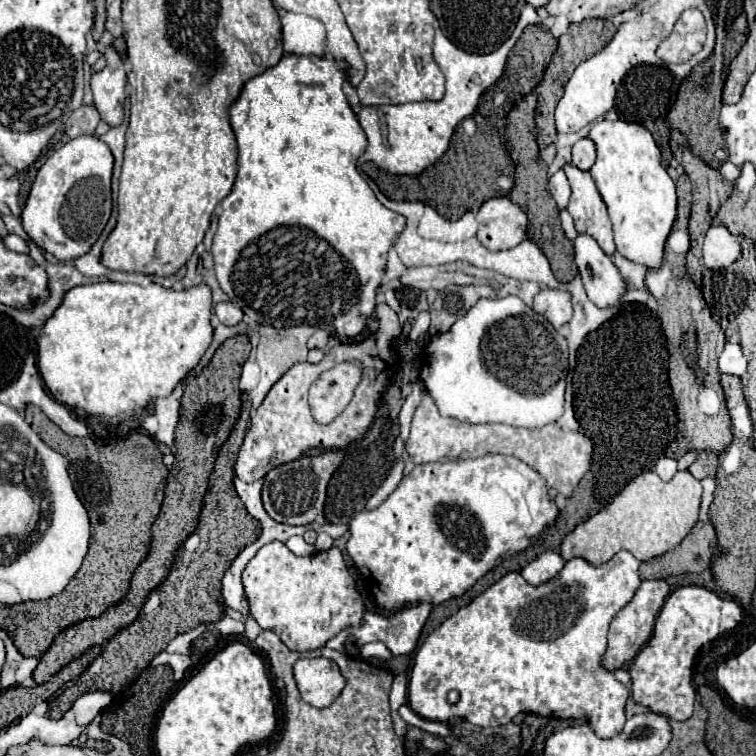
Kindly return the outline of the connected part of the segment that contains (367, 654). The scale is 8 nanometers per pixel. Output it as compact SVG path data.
M371 642L371 644L363 646L359 652L361 652L361 658L363 658L363 660L369 660L369 658L389 660L389 658L391 658L391 652L389 652L381 642Z

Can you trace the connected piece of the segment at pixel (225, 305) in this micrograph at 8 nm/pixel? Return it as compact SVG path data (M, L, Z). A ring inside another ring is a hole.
M219 302L215 304L215 314L221 324L225 326L235 326L243 320L243 310L231 302Z

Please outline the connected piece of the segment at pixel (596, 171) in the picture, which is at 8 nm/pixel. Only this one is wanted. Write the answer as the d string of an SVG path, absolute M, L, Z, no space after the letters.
M623 120L595 122L587 138L595 142L597 160L589 172L607 204L617 252L635 264L657 270L663 264L665 240L677 216L675 182L661 164L661 150L645 126Z

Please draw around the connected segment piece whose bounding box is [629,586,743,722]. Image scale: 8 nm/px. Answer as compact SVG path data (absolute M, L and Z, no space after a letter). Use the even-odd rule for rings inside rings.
M683 586L677 588L663 604L657 620L655 620L655 630L651 634L651 638L647 640L647 644L639 650L639 654L633 658L631 666L629 666L629 674L631 674L631 694L633 700L645 708L649 708L651 712L663 714L669 720L677 720L683 722L687 718L691 718L693 714L693 702L695 702L695 690L691 684L691 664L693 658L697 656L697 652L717 640L719 636L723 636L727 630L733 630L739 626L739 622L743 620L743 610L741 606L731 600L731 598L721 598L719 594L703 588L703 586Z

